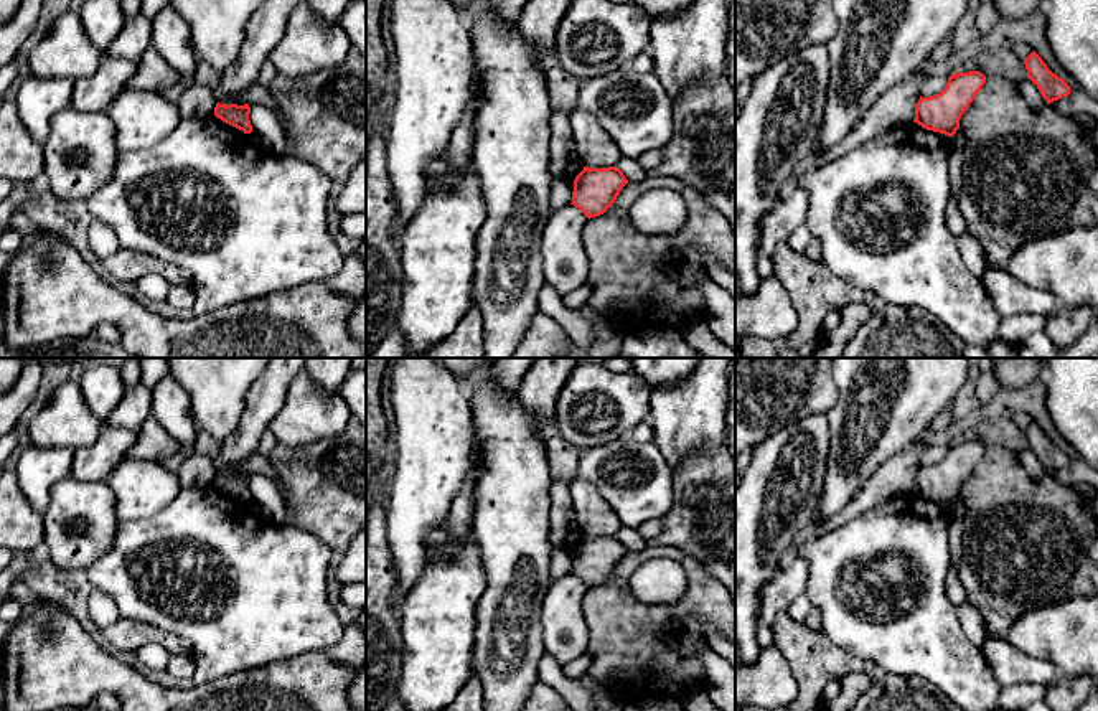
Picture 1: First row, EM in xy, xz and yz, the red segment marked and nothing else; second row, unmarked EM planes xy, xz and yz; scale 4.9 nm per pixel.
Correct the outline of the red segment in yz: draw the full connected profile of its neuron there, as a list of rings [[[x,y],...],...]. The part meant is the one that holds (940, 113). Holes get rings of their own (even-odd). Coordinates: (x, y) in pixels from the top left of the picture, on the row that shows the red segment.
[[[979,71],[956,73],[940,94],[922,97],[915,104],[915,120],[927,130],[953,137],[960,119],[986,82]]]

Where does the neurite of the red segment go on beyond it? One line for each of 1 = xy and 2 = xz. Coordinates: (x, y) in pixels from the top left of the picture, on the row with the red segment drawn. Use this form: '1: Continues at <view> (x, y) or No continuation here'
1: No continuation here
2: No continuation here

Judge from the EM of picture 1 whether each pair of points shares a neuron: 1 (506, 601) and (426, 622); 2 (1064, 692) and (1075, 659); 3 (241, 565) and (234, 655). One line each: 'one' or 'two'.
1: two
2: two
3: one

